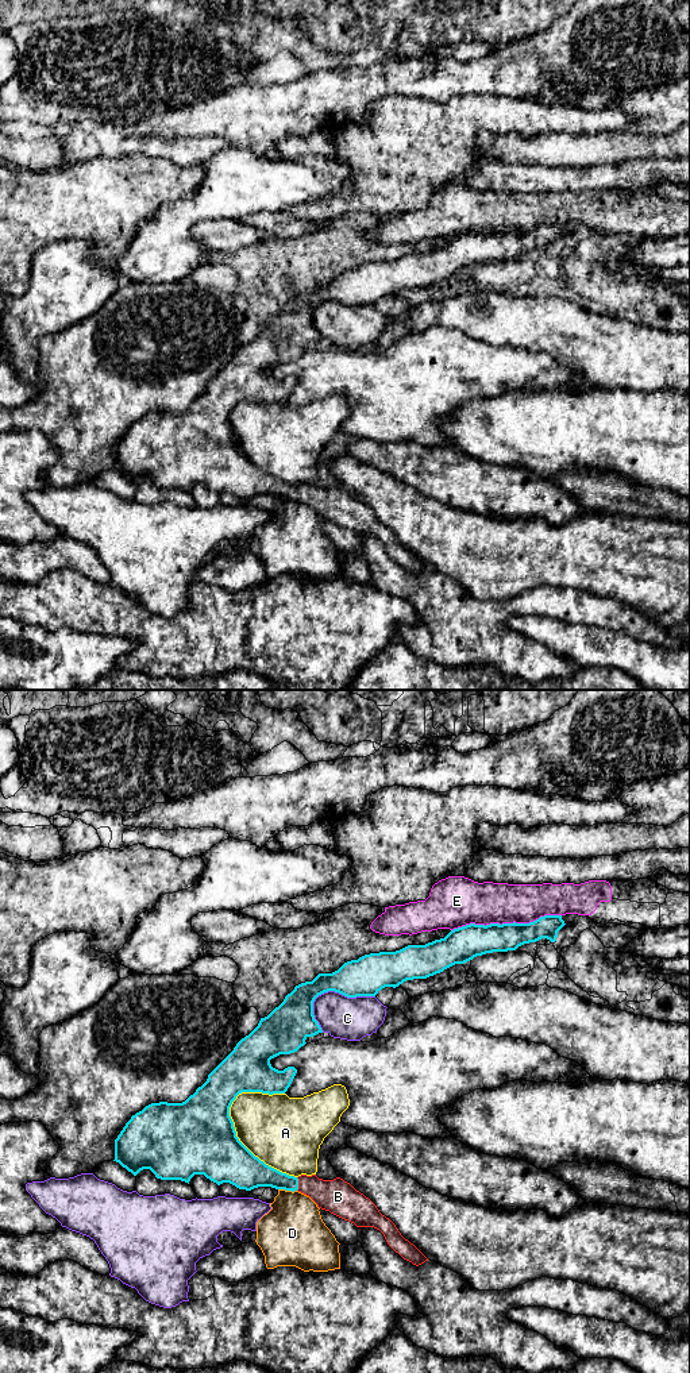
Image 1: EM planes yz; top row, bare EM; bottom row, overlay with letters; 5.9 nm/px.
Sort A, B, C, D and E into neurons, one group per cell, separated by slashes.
A / B / C / D / E

